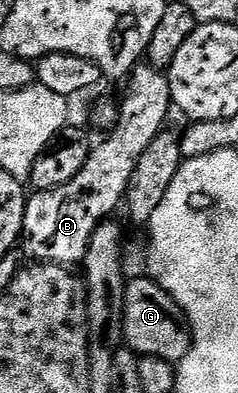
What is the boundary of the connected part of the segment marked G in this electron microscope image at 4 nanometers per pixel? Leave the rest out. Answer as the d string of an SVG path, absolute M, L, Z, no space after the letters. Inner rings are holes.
M151 277L132 278L125 288L123 345L137 356L149 354L178 364L192 351L192 335L179 304Z

